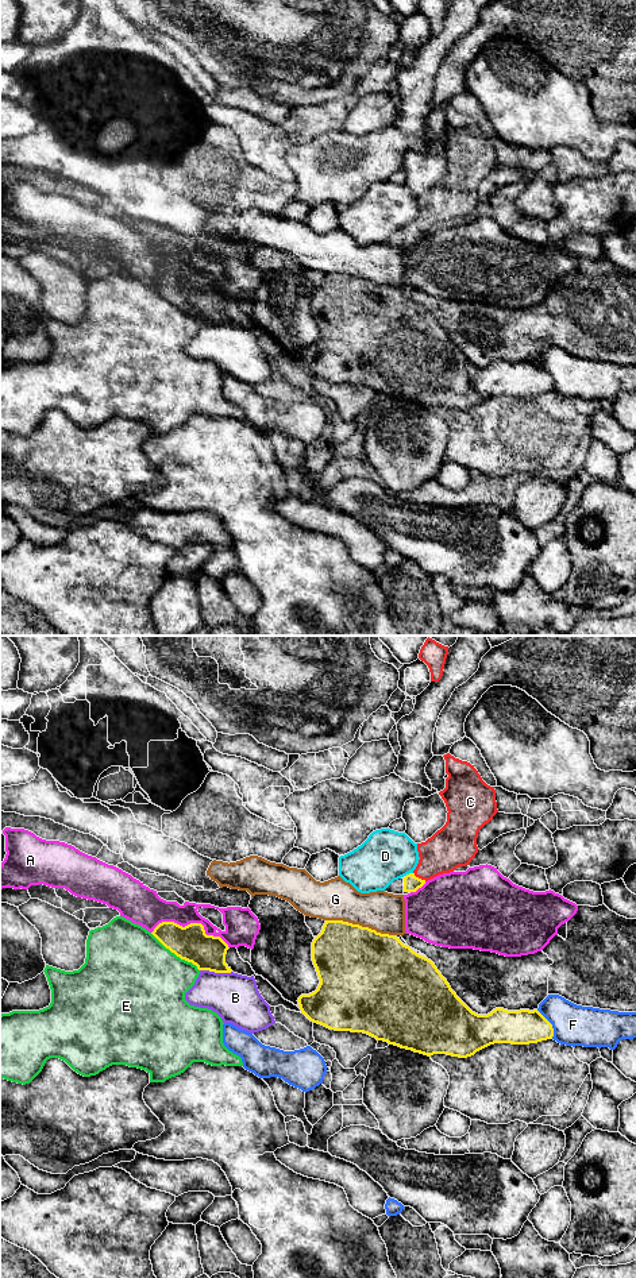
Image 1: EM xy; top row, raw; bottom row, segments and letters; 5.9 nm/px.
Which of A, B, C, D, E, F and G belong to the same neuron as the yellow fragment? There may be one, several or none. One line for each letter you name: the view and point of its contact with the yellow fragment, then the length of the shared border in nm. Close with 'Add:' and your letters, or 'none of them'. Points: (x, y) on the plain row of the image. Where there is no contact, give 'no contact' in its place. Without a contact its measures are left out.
C: contact xy (417, 230); length 90 nm
Add: C

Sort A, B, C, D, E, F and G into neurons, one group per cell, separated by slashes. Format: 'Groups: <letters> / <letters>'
Groups: A / B G / C / D / E / F

